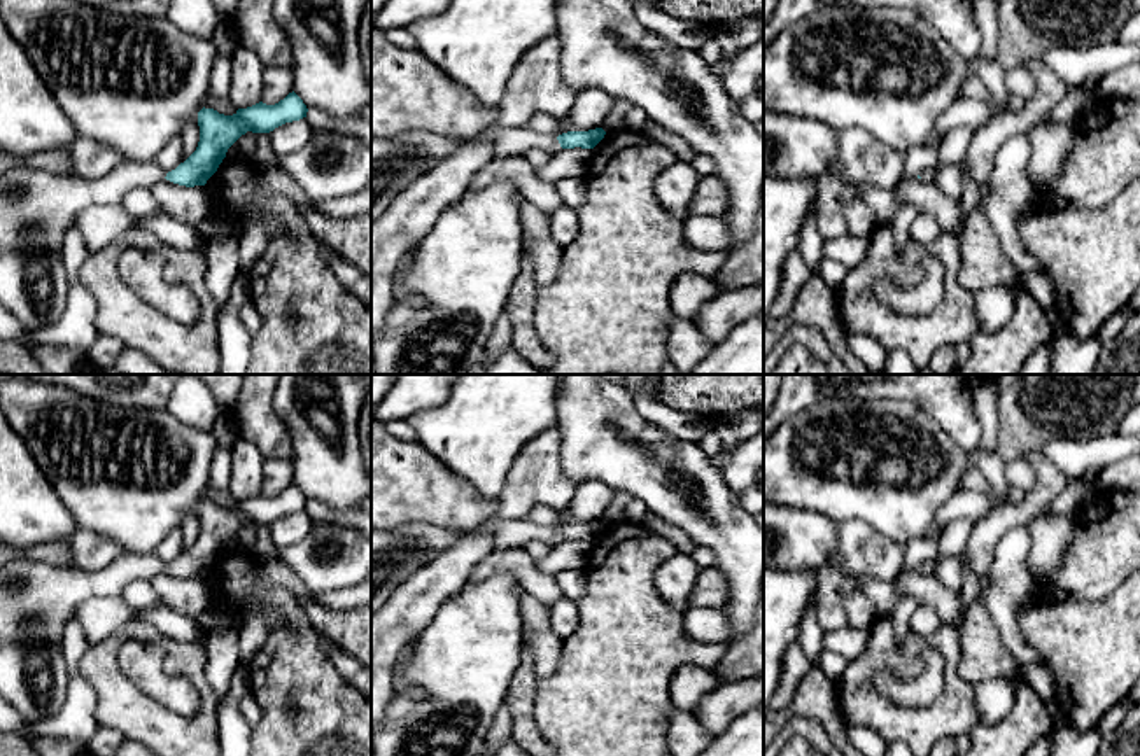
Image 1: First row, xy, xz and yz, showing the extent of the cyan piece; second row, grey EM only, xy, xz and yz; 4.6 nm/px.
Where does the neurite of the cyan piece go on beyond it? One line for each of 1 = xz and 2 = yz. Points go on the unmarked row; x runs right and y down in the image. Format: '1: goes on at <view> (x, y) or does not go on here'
1: goes on at xz (508, 534)
2: does not go on here

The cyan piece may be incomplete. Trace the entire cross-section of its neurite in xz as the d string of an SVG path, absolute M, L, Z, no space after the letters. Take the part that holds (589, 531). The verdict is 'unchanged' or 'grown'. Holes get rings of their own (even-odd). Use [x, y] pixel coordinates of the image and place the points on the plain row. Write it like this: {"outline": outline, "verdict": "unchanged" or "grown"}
{"outline": "M506 520L496 523L494 527L494 542L496 548L511 550L524 548L529 541L541 541L550 546L559 544L560 541L594 541L606 523L602 520L588 523L567 523L559 528L538 525L531 520Z", "verdict": "grown"}

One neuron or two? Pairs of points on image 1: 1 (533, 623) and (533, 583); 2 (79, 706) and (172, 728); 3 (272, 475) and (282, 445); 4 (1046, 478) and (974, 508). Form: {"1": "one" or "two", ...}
{"1": "two", "2": "two", "3": "two", "4": "two"}

